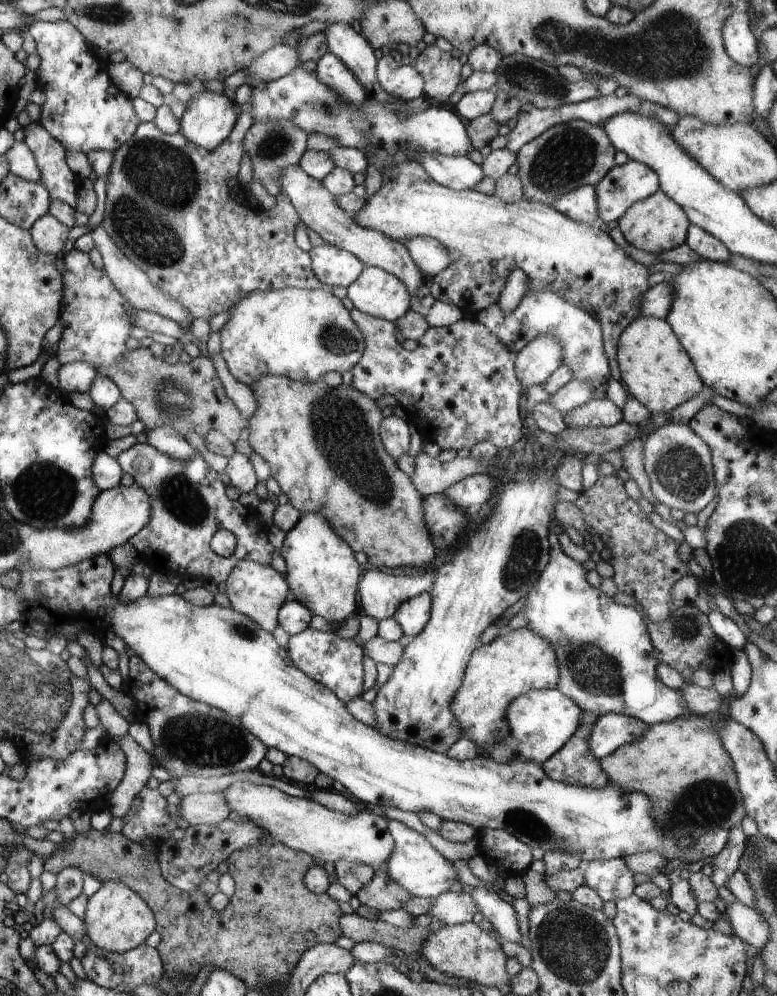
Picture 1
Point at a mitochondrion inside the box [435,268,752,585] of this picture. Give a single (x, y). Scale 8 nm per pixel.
(679, 469)

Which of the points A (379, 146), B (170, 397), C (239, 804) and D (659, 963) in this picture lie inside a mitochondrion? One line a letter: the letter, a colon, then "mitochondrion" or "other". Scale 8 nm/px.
A: other
B: mitochondrion
C: other
D: other

